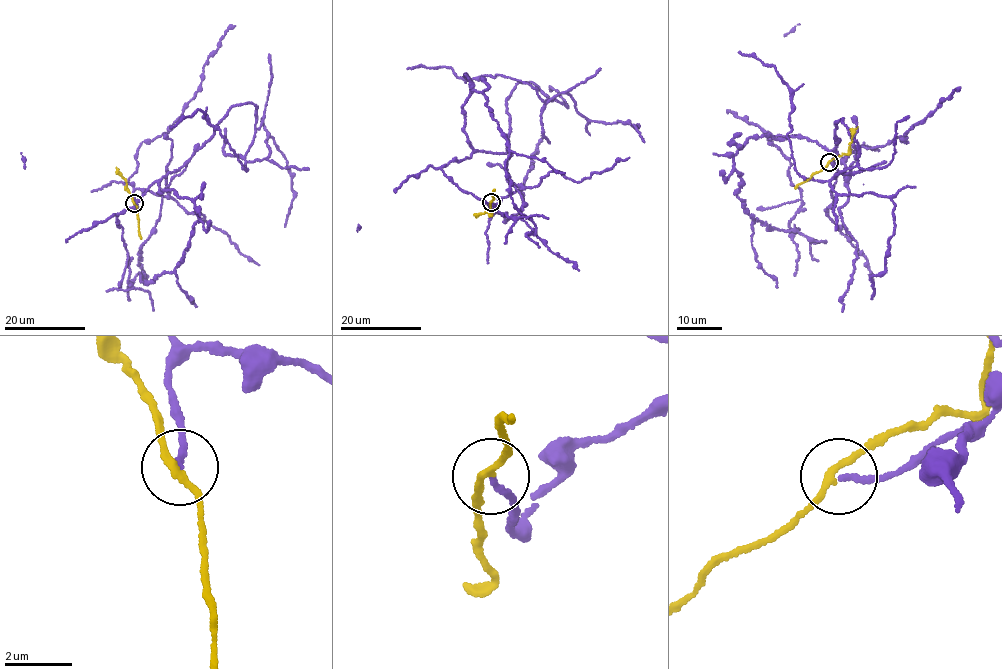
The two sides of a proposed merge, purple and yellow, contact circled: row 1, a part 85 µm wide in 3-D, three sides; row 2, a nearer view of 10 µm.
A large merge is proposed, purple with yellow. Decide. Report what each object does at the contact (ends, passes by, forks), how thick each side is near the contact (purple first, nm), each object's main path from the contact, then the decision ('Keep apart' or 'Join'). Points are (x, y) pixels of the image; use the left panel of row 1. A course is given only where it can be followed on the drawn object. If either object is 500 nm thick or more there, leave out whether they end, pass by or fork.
At the ring purple ends. At the ring yellow passes by. Thickness 160 nm (purple) against 180 nm. Course of purple: (134, 203), (249, 102), (247, 161), (268, 158), (269, 136), (291, 177), (284, 227). Course of yellow: (134, 203), (126, 181), (116, 167). Keep apart

